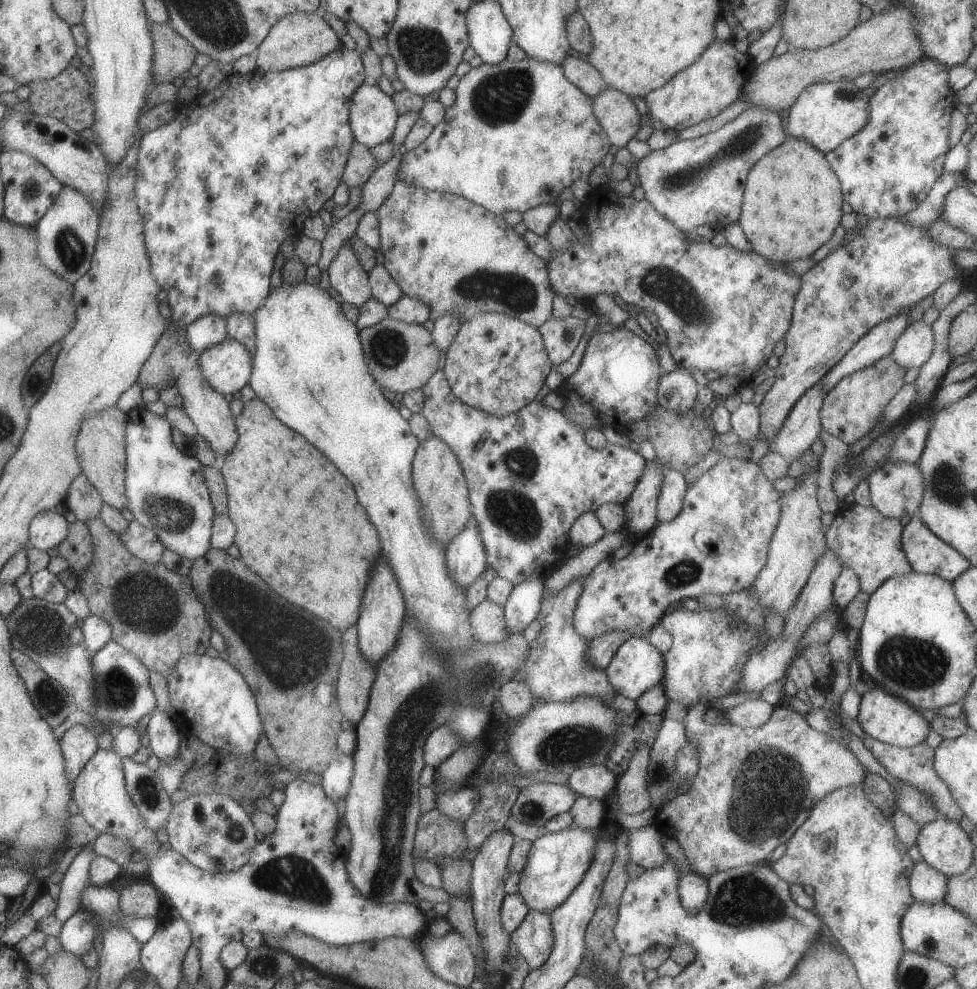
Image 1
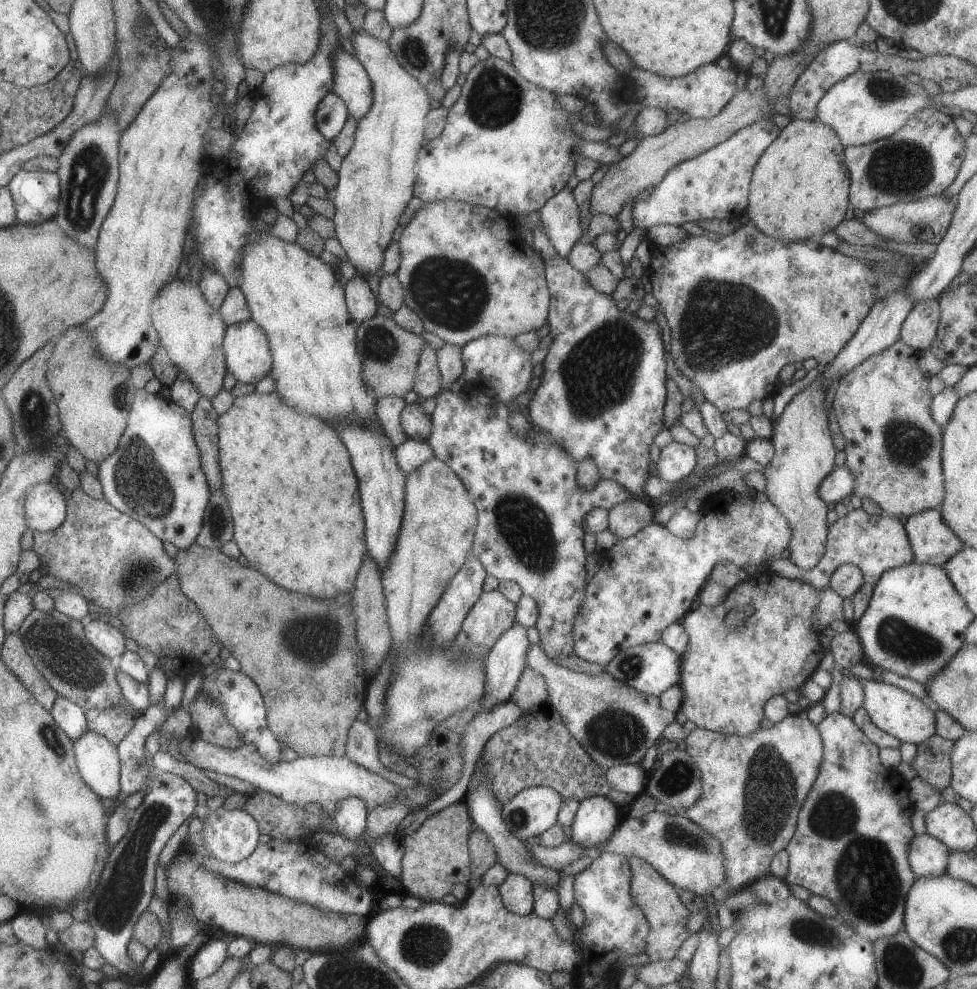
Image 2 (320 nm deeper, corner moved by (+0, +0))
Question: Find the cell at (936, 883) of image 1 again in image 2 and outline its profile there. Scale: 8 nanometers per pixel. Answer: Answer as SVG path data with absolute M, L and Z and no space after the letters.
M930 834L914 835L907 849L908 863L915 878L946 872L948 848Z

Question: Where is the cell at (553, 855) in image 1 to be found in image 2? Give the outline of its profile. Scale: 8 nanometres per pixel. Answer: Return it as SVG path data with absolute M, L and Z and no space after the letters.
M593 795L578 802L573 822L570 824L571 839L576 845L592 850L605 842L619 824L617 805L605 795Z

